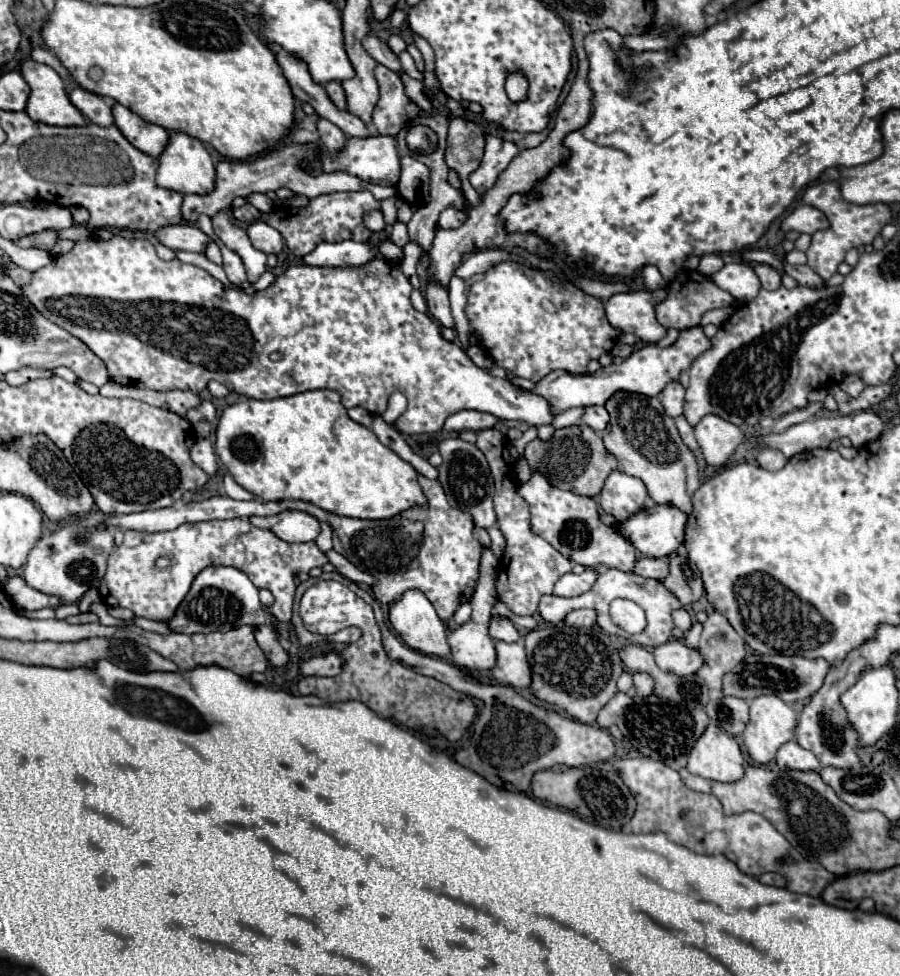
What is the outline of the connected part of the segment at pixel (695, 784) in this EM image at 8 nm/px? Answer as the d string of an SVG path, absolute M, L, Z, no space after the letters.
M681 769L679 771L683 783L693 789L693 791L699 791L699 793L711 793L711 781L709 779L703 779L703 777L697 777L697 775L691 775L687 769Z

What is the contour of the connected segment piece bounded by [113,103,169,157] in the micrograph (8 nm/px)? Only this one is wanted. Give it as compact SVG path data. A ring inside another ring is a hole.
M119 103L113 105L113 117L115 117L115 125L119 127L119 131L123 131L127 141L151 157L159 157L165 145L169 143L169 133L163 127L155 123L147 123L137 113L133 113L131 109Z

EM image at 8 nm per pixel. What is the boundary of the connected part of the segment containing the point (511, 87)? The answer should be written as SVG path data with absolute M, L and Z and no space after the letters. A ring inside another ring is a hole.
M513 71L513 73L507 75L505 91L507 91L507 97L509 97L513 103L519 103L519 101L525 101L525 99L527 99L529 81L527 81L527 77L523 75L523 71Z

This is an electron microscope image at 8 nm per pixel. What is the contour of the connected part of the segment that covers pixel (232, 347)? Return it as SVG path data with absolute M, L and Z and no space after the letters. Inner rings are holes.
M113 235L109 241L103 239L87 239L87 241L77 241L75 247L65 253L55 257L47 267L39 269L33 273L31 285L23 287L23 293L29 297L29 301L37 307L37 311L41 311L47 319L51 319L53 323L57 323L59 327L63 327L65 331L69 331L71 335L79 337L107 367L109 379L115 383L125 383L125 385L133 385L133 381L141 383L147 389L153 391L171 391L171 389L183 389L183 391L193 391L197 395L203 395L209 381L219 381L223 385L227 385L231 391L239 393L241 397L249 397L249 399L277 399L277 397L287 397L287 395L295 395L295 393L303 393L309 389L333 389L341 395L341 403L343 407L365 407L369 413L385 413L389 397L393 391L401 391L407 397L407 409L405 413L395 421L395 427L405 433L405 435L429 435L429 433L437 433L443 429L443 423L447 417L451 417L457 411L463 409L475 409L475 411L485 411L491 413L499 419L507 419L507 421L525 421L529 425L551 425L553 423L553 409L551 403L547 399L543 399L541 395L535 395L533 391L527 391L515 383L511 383L509 379L499 379L493 377L489 371L477 367L465 353L463 347L459 347L457 343L451 343L447 339L443 339L439 325L435 319L431 319L427 313L419 313L413 309L411 305L411 283L405 279L405 275L401 273L401 269L397 265L389 265L385 259L373 259L371 263L363 265L363 267L347 267L347 269L327 269L327 267L309 267L309 265L293 265L289 267L285 273L277 275L275 281L263 289L263 291L255 291L253 295L241 291L241 289L233 289L233 287L225 287L221 281L217 281L215 277L211 277L205 269L189 265L189 263L181 263L179 259L171 259L171 261L163 261L157 253L155 247L147 241L147 239L135 239L135 241L127 241L123 237ZM273 351L279 351L283 355L281 361L271 361L269 355Z

